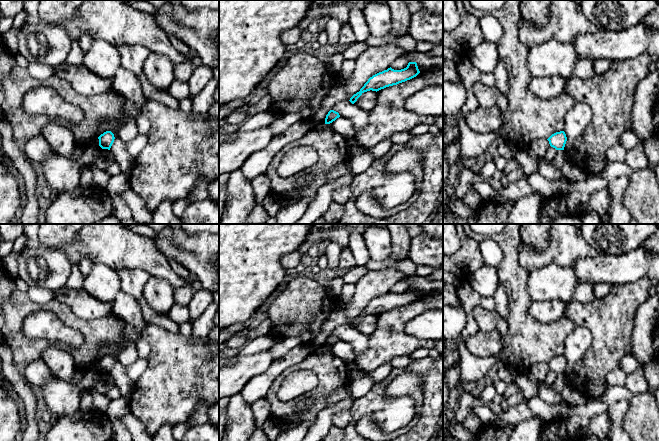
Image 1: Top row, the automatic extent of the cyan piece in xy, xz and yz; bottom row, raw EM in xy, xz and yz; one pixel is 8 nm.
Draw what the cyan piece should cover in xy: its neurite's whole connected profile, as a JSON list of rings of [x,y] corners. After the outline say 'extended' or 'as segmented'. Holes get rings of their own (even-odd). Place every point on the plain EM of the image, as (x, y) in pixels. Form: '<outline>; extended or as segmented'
[[[106,355],[103,358],[101,358],[99,361],[99,370],[102,373],[108,373],[110,374],[113,366],[114,366],[114,358],[111,355]]]; as segmented

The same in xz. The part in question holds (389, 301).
[[[409,286],[407,291],[401,294],[394,294],[391,291],[379,296],[368,303],[359,316],[350,322],[354,328],[357,323],[367,315],[379,315],[389,310],[397,309],[416,301],[420,297],[416,286]]]; as segmented

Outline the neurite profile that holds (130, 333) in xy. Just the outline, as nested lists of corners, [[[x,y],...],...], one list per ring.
[[[126,323],[126,326],[122,331],[122,339],[125,342],[136,343],[141,338],[142,332],[143,331],[136,326]]]

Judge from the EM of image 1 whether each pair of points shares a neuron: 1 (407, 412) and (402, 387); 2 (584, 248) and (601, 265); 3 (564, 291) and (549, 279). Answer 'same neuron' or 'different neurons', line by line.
1: different neurons
2: different neurons
3: same neuron

